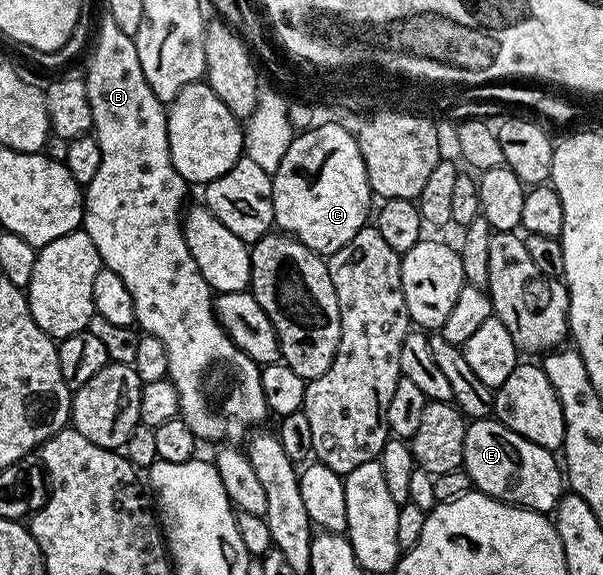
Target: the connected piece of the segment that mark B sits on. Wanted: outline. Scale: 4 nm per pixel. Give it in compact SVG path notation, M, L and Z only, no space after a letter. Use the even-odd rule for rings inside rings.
M103 20L103 22L99 24L98 43L95 44L94 51L92 50L93 46L89 51L89 54L91 53L90 63L86 66L84 77L86 79L86 87L88 88L88 104L92 104L92 120L94 121L93 133L96 135L98 143L100 144L100 168L96 168L96 176L92 176L92 180L85 183L84 186L82 226L88 237L92 240L92 244L96 244L96 252L100 256L103 267L112 272L116 272L120 276L120 280L124 280L124 285L128 287L128 292L132 296L132 304L134 305L135 323L137 323L145 333L156 336L156 340L160 340L161 343L164 344L164 348L167 349L168 377L180 396L180 417L188 424L188 428L192 428L195 439L202 440L202 438L207 438L210 442L222 442L218 444L238 444L238 441L240 441L242 437L245 439L251 431L258 428L253 428L253 426L260 425L265 418L268 418L268 409L266 407L266 401L264 400L264 388L262 387L262 366L251 360L251 358L226 335L224 328L218 323L218 317L214 314L215 295L212 293L209 284L204 280L204 276L200 276L200 272L196 268L196 260L192 260L192 252L188 252L188 244L184 240L182 218L180 217L184 210L182 197L185 196L186 190L188 190L188 183L180 176L180 172L176 172L176 168L172 164L170 145L168 144L168 128L166 127L167 107L156 96L156 92L152 92L148 80L144 80L144 68L140 68L140 56L136 52L134 39L130 38L124 32L120 32L120 28L116 28L114 22Z

